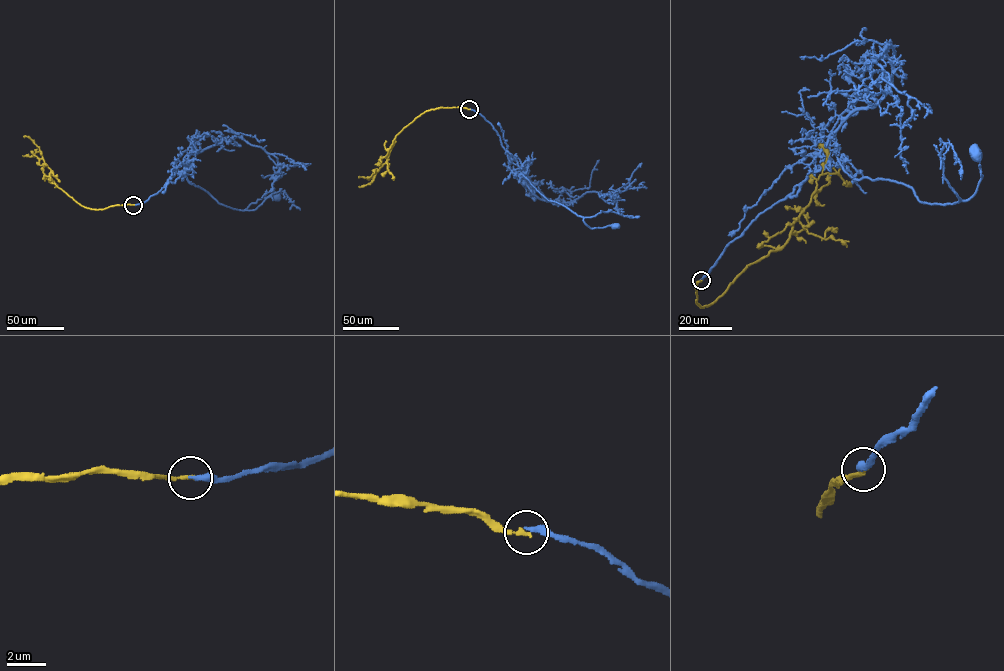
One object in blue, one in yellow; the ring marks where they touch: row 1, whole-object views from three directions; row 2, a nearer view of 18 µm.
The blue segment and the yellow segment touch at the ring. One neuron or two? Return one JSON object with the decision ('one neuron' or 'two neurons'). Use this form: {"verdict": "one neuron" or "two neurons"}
{"verdict": "one neuron"}

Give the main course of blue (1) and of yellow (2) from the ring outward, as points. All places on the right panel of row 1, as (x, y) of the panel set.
1: (701, 280), (828, 162), (834, 134), (853, 178), (903, 183), (943, 205), (976, 191), (976, 151)
2: (701, 280), (695, 285), (700, 308), (714, 301), (747, 265), (784, 244), (822, 173), (826, 158), (821, 145)

